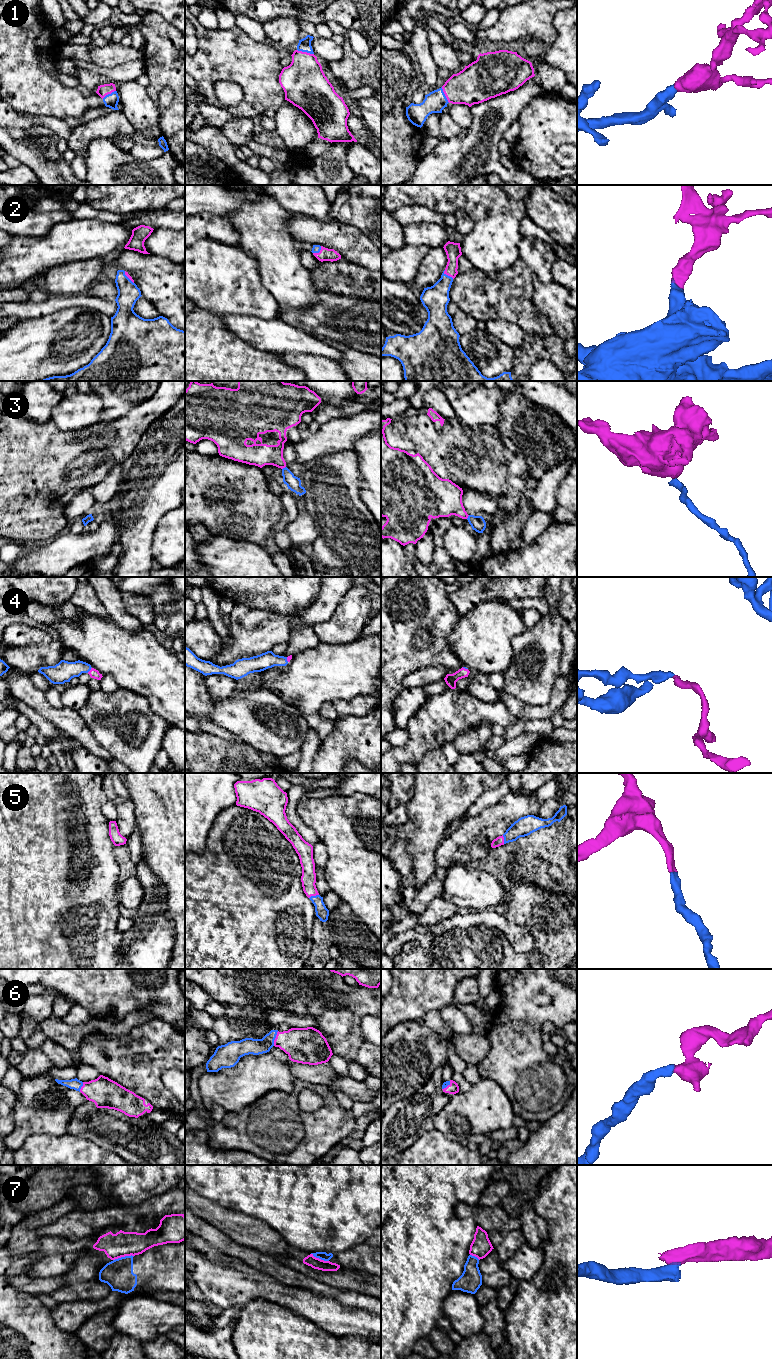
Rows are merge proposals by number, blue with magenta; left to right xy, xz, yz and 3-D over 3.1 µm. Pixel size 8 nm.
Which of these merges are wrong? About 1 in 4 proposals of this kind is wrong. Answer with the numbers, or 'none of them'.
3, 7

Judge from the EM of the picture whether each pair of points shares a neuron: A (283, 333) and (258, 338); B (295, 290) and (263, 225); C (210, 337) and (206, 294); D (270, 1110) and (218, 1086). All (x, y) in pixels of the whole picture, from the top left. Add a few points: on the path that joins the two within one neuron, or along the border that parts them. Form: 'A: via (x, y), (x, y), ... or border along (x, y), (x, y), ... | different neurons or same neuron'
A: via (277, 335), (264, 335) | same neuron
B: via (283, 274), (274, 250), (268, 241) | same neuron
C: border along (197, 307), (207, 309), (218, 315) | different neurons
D: border along (273, 1090), (264, 1093), (243, 1108), (231, 1112) | different neurons

